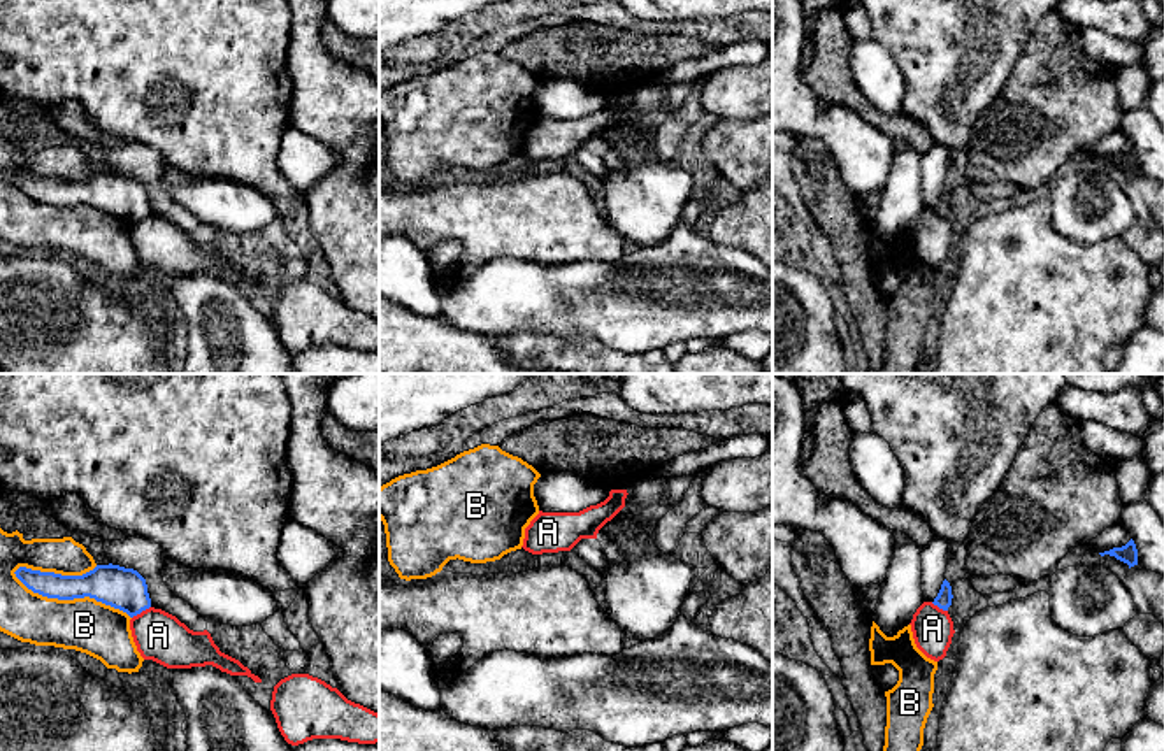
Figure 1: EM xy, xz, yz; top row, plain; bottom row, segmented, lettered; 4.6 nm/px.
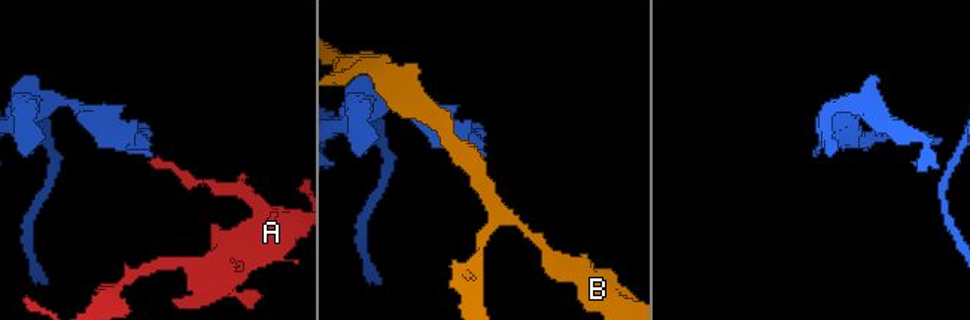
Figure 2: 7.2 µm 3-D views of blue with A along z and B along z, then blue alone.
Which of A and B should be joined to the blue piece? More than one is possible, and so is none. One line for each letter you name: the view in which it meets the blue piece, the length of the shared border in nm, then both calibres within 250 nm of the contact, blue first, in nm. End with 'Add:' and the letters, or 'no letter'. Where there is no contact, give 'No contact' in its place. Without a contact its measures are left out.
Add: no letter

